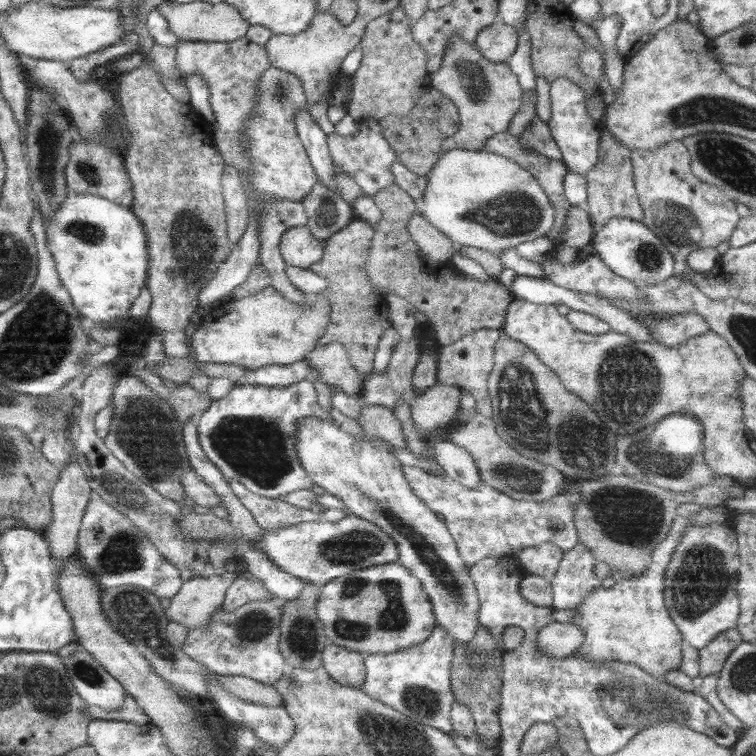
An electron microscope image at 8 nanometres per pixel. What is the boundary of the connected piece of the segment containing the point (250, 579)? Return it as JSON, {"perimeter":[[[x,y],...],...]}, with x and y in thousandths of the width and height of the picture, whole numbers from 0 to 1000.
{"perimeter":[[[325,755],[307,766],[307,772],[302,776],[295,796],[295,804],[300,808],[308,808],[312,803],[327,796],[358,795],[361,791],[361,786],[351,778],[348,771],[336,766],[336,762]]]}

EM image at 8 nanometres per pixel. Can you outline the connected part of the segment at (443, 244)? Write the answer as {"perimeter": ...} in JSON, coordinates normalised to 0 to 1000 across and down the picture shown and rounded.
{"perimeter":[[[554,280],[544,286],[538,306],[553,328],[571,344],[579,347],[595,345],[599,337],[599,320],[569,296]]]}

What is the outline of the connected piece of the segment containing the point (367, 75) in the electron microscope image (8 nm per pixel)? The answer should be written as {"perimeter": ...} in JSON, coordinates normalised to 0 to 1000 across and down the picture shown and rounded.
{"perimeter":[[[528,8],[519,17],[503,20],[487,29],[475,57],[479,82],[463,102],[464,115],[458,140],[459,153],[470,160],[493,153],[503,160],[515,151],[540,151],[552,132],[570,116],[570,97],[566,95],[566,70],[545,49],[545,30]]]}

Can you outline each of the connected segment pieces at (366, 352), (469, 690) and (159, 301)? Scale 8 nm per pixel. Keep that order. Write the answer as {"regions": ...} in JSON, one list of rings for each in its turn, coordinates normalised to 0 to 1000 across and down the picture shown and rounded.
{"regions":[[[[468,288],[455,302],[429,317],[427,340],[409,356],[429,368],[438,377],[426,393],[437,403],[435,425],[429,442],[421,448],[421,456],[450,454],[456,458],[470,488],[480,496],[493,492],[495,472],[505,442],[520,431],[513,401],[492,384],[485,357],[483,356],[491,317],[496,303],[484,292]]],[[[634,825],[630,844],[624,852],[602,849],[597,876],[597,914],[599,921],[623,942],[631,974],[648,987],[659,985],[663,978],[660,939],[663,935],[661,914],[667,861],[667,857],[656,851],[653,841]]],[[[204,58],[189,86],[173,95],[159,97],[159,112],[152,128],[160,139],[164,169],[173,180],[163,210],[176,243],[172,278],[188,295],[197,336],[193,378],[201,389],[201,401],[193,422],[214,447],[218,471],[246,474],[250,471],[250,452],[243,435],[262,407],[265,384],[286,365],[286,356],[302,341],[311,321],[300,313],[299,269],[292,242],[299,218],[280,188],[282,165],[270,159],[253,136],[238,136],[229,130],[213,107],[213,102],[245,107],[231,85],[231,62]]]]}

